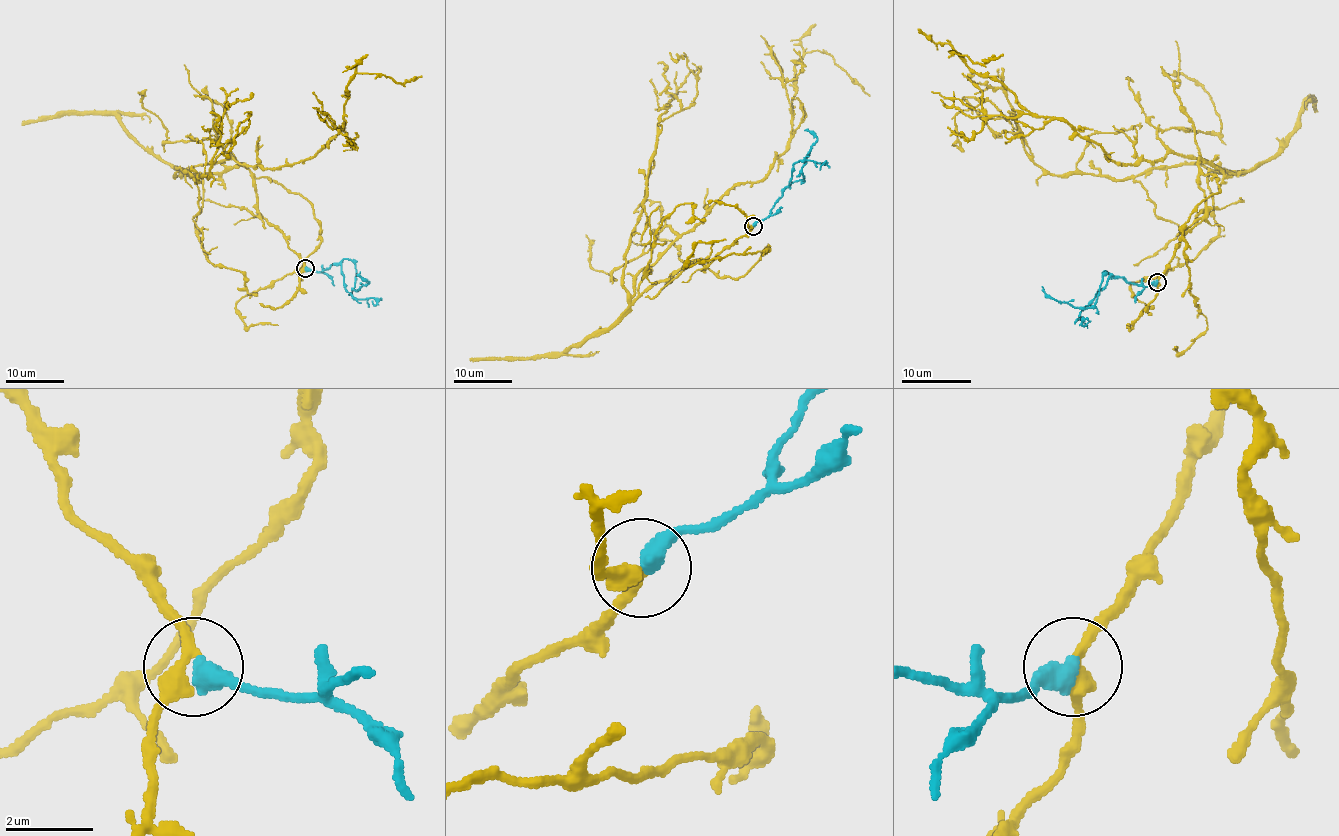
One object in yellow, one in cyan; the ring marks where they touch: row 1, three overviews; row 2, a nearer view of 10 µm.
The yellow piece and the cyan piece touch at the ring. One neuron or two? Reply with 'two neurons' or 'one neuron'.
one neuron

